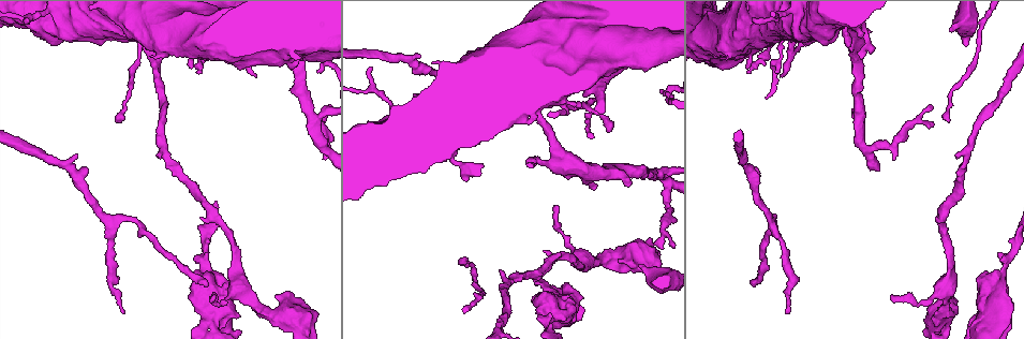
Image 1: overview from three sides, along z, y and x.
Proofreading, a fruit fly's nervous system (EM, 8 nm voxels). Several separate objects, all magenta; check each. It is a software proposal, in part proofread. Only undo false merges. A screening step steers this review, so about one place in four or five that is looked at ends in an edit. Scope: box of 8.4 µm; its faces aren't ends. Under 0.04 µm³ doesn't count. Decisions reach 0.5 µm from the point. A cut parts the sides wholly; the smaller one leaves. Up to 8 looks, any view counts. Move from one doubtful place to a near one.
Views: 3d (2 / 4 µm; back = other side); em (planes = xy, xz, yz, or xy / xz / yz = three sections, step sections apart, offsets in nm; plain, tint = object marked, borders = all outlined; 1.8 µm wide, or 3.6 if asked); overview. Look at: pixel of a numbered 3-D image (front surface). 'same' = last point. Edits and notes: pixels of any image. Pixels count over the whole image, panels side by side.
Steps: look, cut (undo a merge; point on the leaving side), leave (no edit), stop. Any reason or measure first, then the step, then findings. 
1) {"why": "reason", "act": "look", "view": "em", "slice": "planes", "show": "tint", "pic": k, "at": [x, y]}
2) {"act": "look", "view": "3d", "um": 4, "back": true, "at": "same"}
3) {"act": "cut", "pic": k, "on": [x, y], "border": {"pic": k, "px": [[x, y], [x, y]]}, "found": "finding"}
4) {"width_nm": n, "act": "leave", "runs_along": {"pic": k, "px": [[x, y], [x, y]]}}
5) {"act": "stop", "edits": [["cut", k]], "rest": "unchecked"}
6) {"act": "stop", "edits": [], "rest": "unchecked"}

{"why": "sharp bend", "act": "look", "view": "em", "um": 3.6, "slice": "xz", "step": 4, "show": "plain", "pic": 1, "at": [305, 319]}

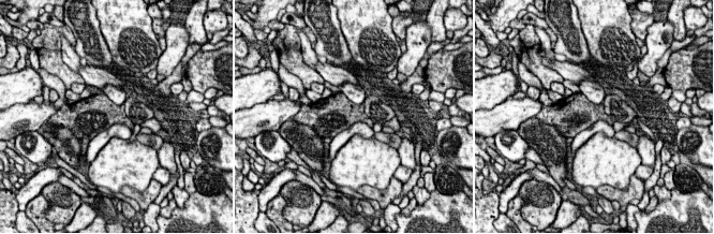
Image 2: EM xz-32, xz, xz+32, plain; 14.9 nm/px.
{"act": "look", "view": "em", "um": 3.6, "slice": "xz", "step": 4, "show": "tint", "at": "same"}

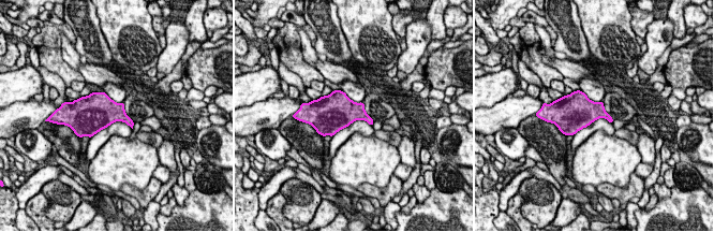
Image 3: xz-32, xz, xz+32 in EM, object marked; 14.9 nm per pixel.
{"act": "leave", "found": "all the same neuron"}

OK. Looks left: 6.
{"why": "touches itself", "act": "look", "view": "em", "slice": "planes", "show": "plain", "pic": 1, "at": [617, 57]}

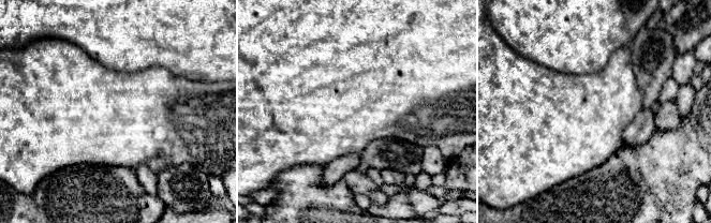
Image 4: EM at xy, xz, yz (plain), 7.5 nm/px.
{"act": "look", "view": "em", "slice": "planes", "show": "tint", "at": "same"}

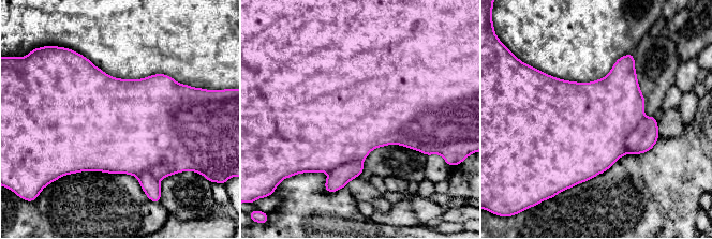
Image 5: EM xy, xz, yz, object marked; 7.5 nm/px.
{"act": "cut", "pic": 5, "on": [646, 135], "border": {"pic": 5, "px": [[644, 117], [626, 138], [624, 153]]}, "found": "two neurons meet here"}

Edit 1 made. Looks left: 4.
{"act": "look", "view": "overview"}

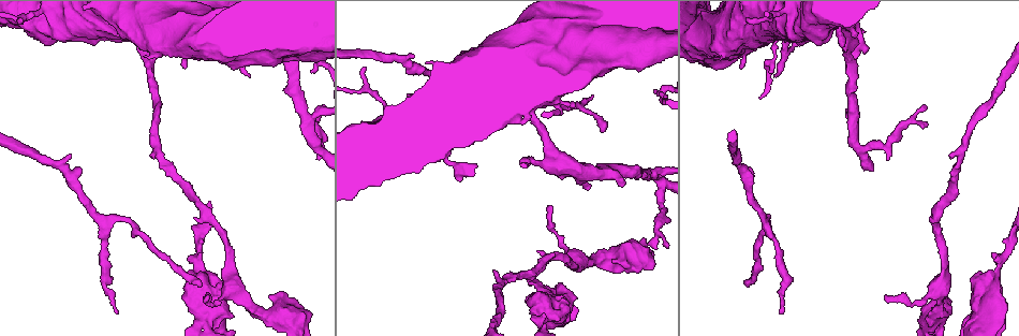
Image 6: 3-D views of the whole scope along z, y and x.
{"why": "sharp bend", "act": "look", "view": "em", "um": 3.6, "slice": "planes", "show": "tint", "pic": 6, "at": [557, 103]}

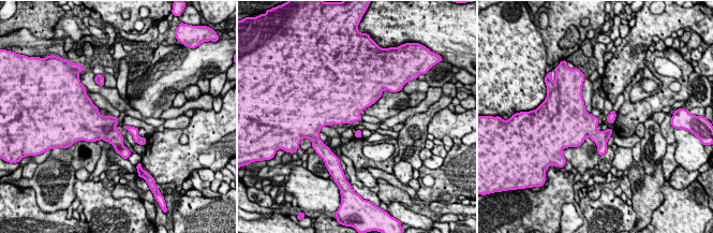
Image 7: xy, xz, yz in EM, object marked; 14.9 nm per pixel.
{"width_nm": 260, "act": "leave", "found": "one neuron here"}

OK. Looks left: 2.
{"act": "stop", "edits": [["cut", 5]], "rest": "unchecked"}

